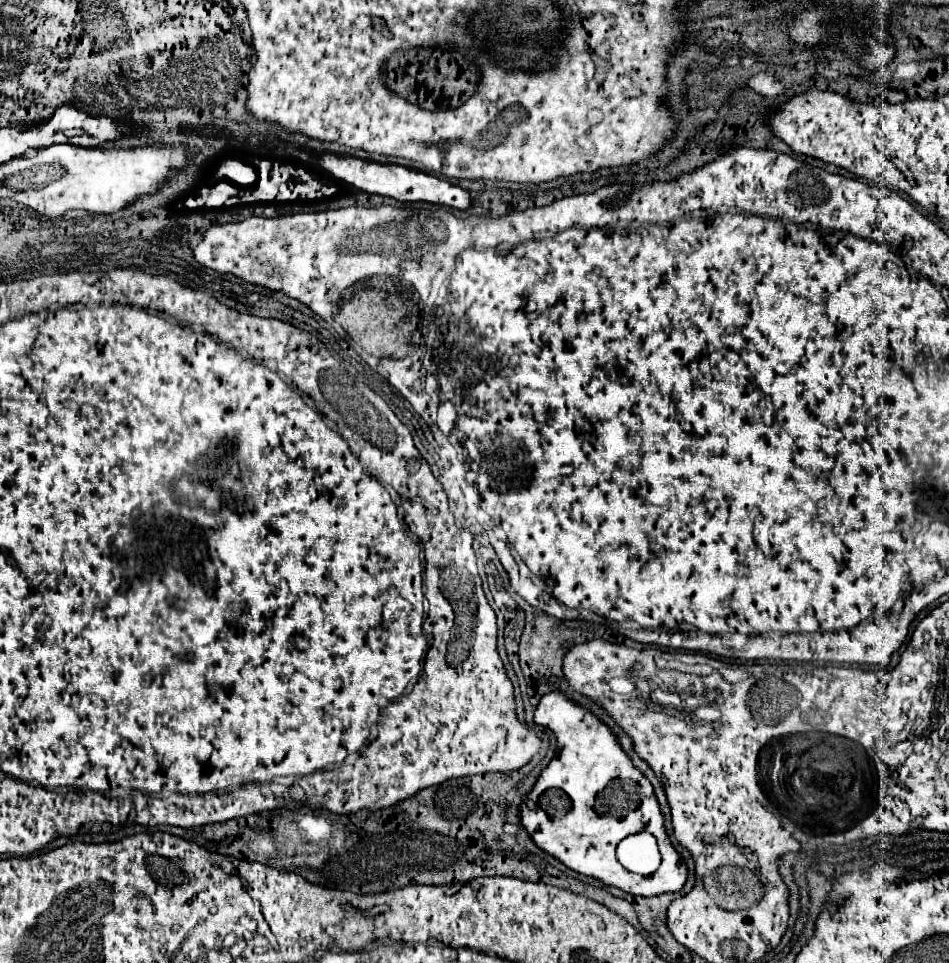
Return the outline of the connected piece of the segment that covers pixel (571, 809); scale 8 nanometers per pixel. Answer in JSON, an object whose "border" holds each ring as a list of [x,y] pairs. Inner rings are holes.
{"border":[[[549,692],[541,698],[535,710],[535,722],[553,730],[559,744],[557,760],[551,760],[551,764],[541,772],[535,788],[529,792],[525,804],[521,806],[521,824],[533,836],[537,846],[561,860],[567,868],[585,876],[593,876],[607,886],[617,886],[635,896],[679,892],[687,882],[689,868],[669,840],[663,812],[659,808],[651,782],[621,748],[617,734],[589,708],[575,704],[563,692]],[[631,786],[635,786],[635,790]],[[549,788],[563,790],[571,802],[559,802],[557,810],[549,814],[537,814],[541,794]],[[637,794],[641,794],[641,804],[633,800]],[[643,830],[649,830],[657,836],[663,854],[661,868],[651,876],[633,874],[625,870],[615,858],[617,844],[625,836]]]}

